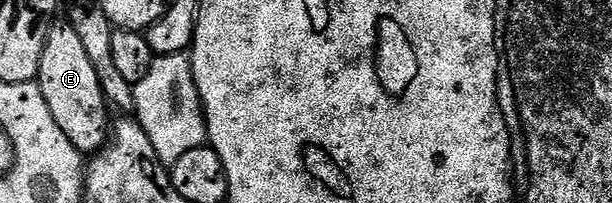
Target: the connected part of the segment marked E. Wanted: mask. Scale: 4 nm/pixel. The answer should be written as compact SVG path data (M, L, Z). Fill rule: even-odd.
M54 23L49 28L36 83L43 91L43 99L47 99L47 107L51 107L51 115L55 115L55 123L59 123L63 135L71 139L82 155L93 155L105 148L111 137L111 109L103 95L103 87L99 87L95 66L72 23Z

